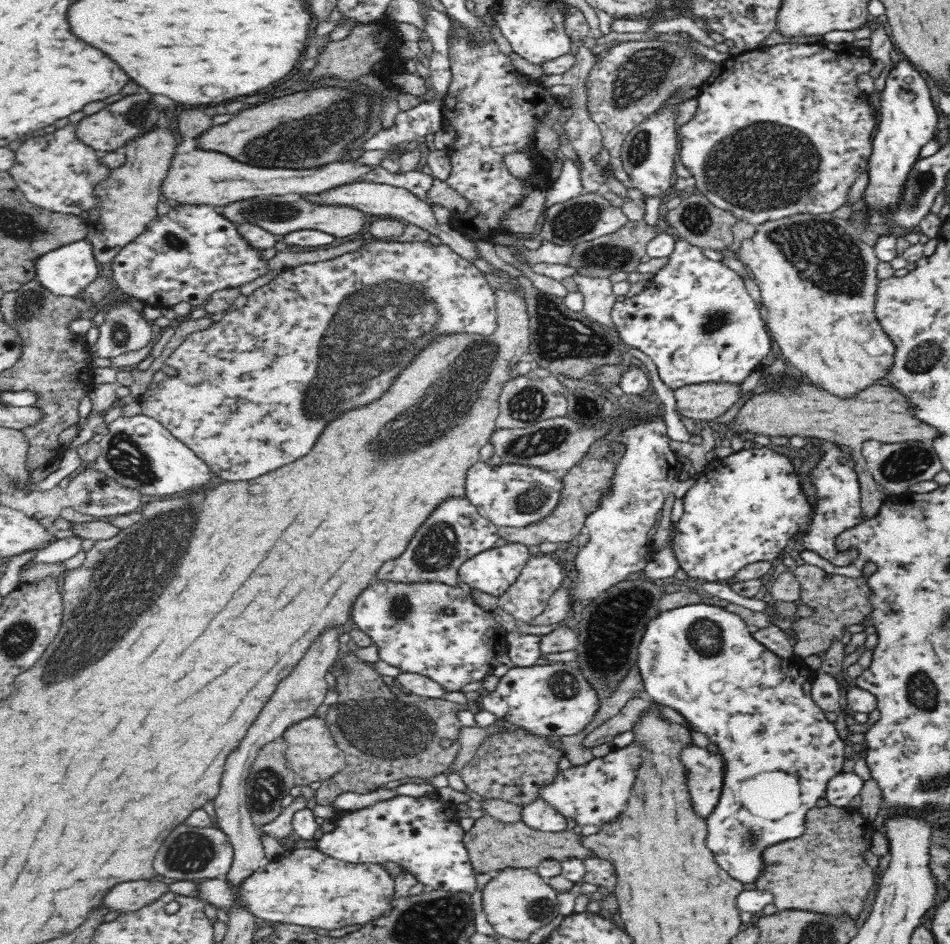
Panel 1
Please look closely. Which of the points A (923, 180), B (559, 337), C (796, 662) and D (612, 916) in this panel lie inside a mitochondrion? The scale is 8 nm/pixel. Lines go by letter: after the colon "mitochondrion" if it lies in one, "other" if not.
A: mitochondrion
B: mitochondrion
C: other
D: other

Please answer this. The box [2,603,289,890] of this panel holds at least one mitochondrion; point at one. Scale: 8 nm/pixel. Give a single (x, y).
(190, 852)

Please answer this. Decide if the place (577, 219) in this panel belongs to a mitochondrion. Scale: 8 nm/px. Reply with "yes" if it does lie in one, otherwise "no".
yes

